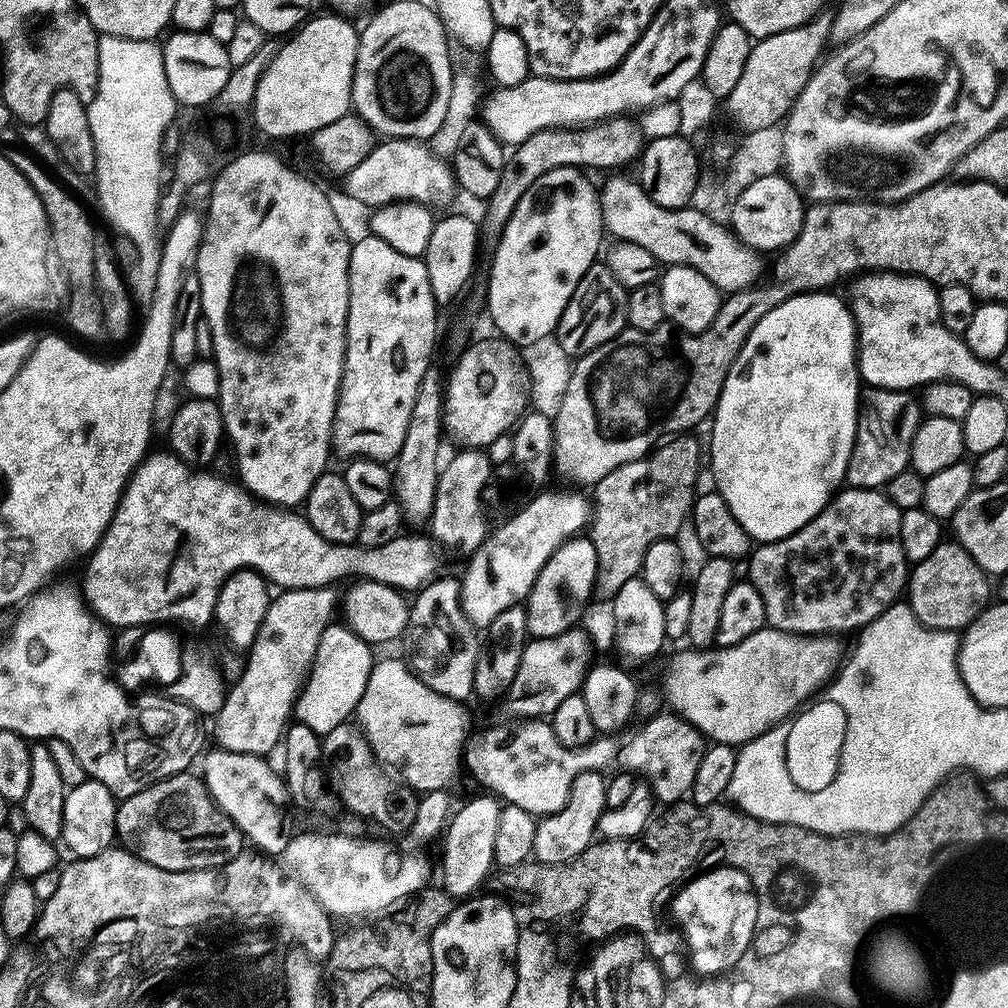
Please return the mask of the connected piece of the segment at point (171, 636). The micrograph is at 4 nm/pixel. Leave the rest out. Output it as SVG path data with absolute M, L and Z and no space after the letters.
M133 626L123 629L120 639L114 642L114 679L119 691L127 693L129 696L159 696L166 694L170 686L182 676L182 662L186 645L182 641L176 640L176 636L168 626Z

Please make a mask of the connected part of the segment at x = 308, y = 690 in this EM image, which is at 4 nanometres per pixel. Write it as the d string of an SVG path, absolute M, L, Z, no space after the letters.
M347 623L328 624L326 630L322 630L318 650L312 659L312 669L308 672L308 678L300 689L300 697L296 700L295 719L316 732L320 738L341 727L347 721L344 719L347 716L349 719L355 713L366 690L366 682L374 663L372 652L373 645L367 644Z

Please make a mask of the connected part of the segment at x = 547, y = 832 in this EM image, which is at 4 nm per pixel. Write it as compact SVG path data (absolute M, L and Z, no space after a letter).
M583 772L574 778L570 798L562 810L543 817L537 823L532 856L540 859L541 865L564 864L579 858L593 843L598 818L605 812L604 794L607 788L605 777L600 772Z

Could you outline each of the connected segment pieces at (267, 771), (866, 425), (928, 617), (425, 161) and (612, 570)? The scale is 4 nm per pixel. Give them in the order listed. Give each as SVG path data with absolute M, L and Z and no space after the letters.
M219 746L213 747L213 752L208 752L204 756L204 772L202 779L204 785L208 788L212 800L222 809L228 817L236 823L238 830L244 835L245 841L253 849L261 853L280 854L286 847L289 833L284 833L284 802L286 804L285 781L281 773L276 772L267 763L269 762L263 756L251 756L250 754L238 754L237 752L227 752L225 748Z
M869 387L856 417L856 441L848 463L847 483L854 488L883 489L909 467L910 446L922 419L922 404L911 391Z
M941 542L930 558L922 558L922 562L911 569L906 585L906 603L927 628L941 628L943 632L963 630L989 607L988 584L989 577L960 544Z
M388 138L380 143L372 147L366 158L347 174L348 192L358 203L379 206L411 202L439 210L455 198L458 185L449 161L435 156L427 143L403 138Z
M676 434L652 448L640 460L626 462L594 485L594 515L590 520L590 539L596 555L595 595L611 598L626 586L626 582L640 576L640 567L646 550L659 540L673 539L680 527L685 527L692 511L692 502L697 495L696 476L702 470L700 444L692 434Z

